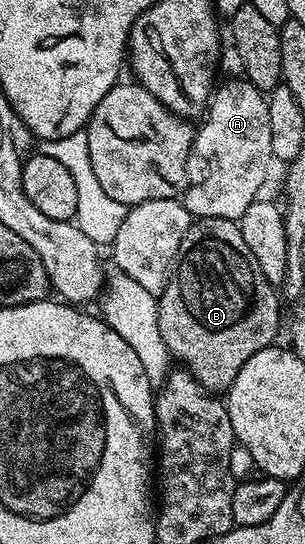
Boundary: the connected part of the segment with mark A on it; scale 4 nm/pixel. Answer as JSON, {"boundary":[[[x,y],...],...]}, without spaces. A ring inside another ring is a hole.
{"boundary":[[[244,79],[218,84],[211,94],[207,116],[201,123],[201,129],[199,125],[193,138],[192,151],[192,156],[201,160],[201,178],[198,181],[196,178],[185,190],[183,203],[194,218],[218,217],[240,222],[243,211],[247,211],[247,207],[258,200],[260,193],[257,192],[264,187],[269,177],[269,168],[275,165],[271,151],[271,115],[266,94]]]}

